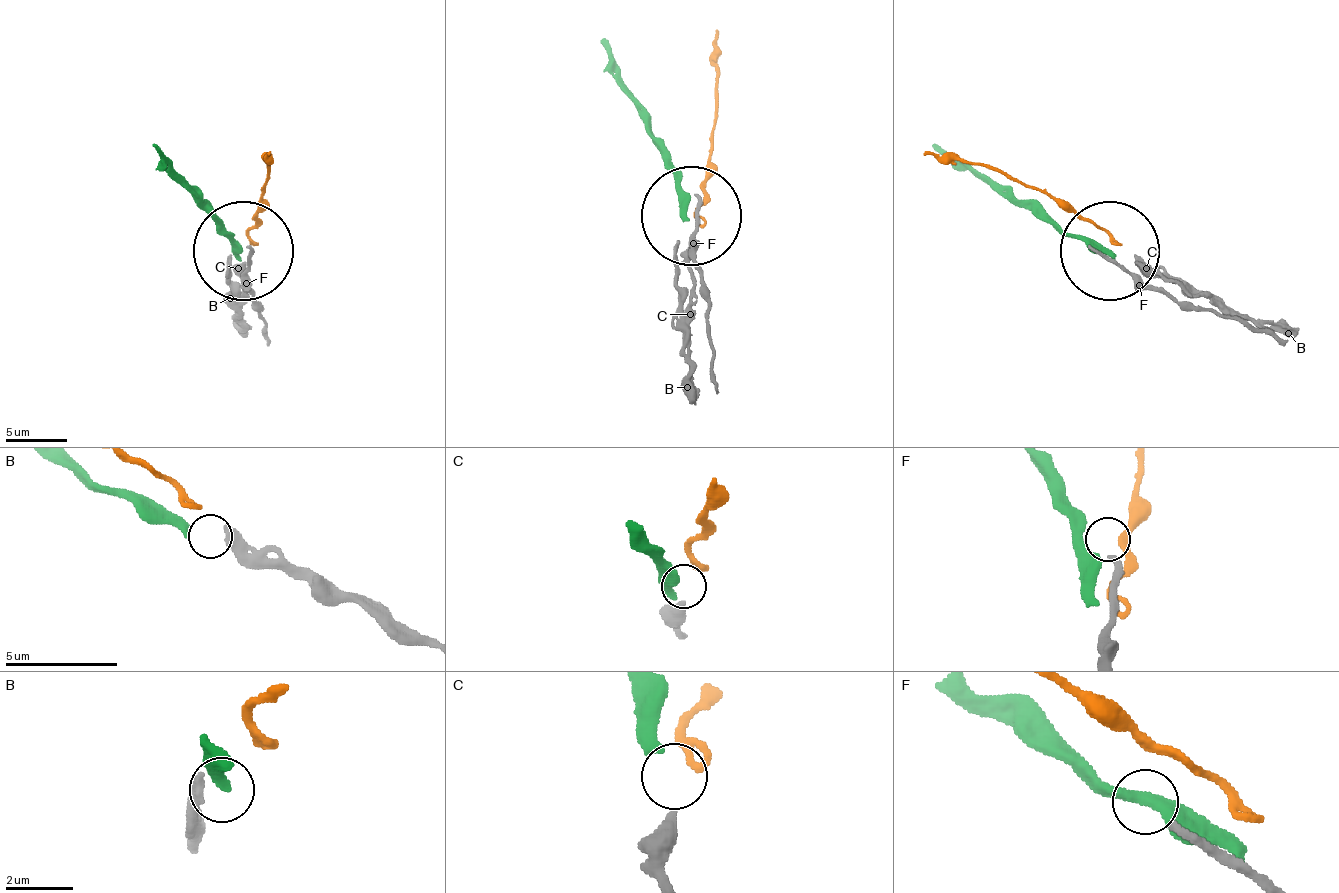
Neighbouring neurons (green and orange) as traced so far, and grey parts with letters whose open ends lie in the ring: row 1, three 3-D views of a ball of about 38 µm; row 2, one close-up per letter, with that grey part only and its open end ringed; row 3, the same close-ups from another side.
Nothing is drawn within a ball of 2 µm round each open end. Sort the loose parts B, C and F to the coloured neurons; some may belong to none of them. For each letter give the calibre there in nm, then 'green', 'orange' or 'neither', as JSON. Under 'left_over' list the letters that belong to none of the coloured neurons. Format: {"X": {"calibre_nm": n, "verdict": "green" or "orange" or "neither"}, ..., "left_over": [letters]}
{"B": {"calibre_nm": 460, "verdict": "green"}, "C": {"calibre_nm": 380, "verdict": "orange"}, "F": {"calibre_nm": 280, "verdict": "neither"}, "left_over": ["F"]}

